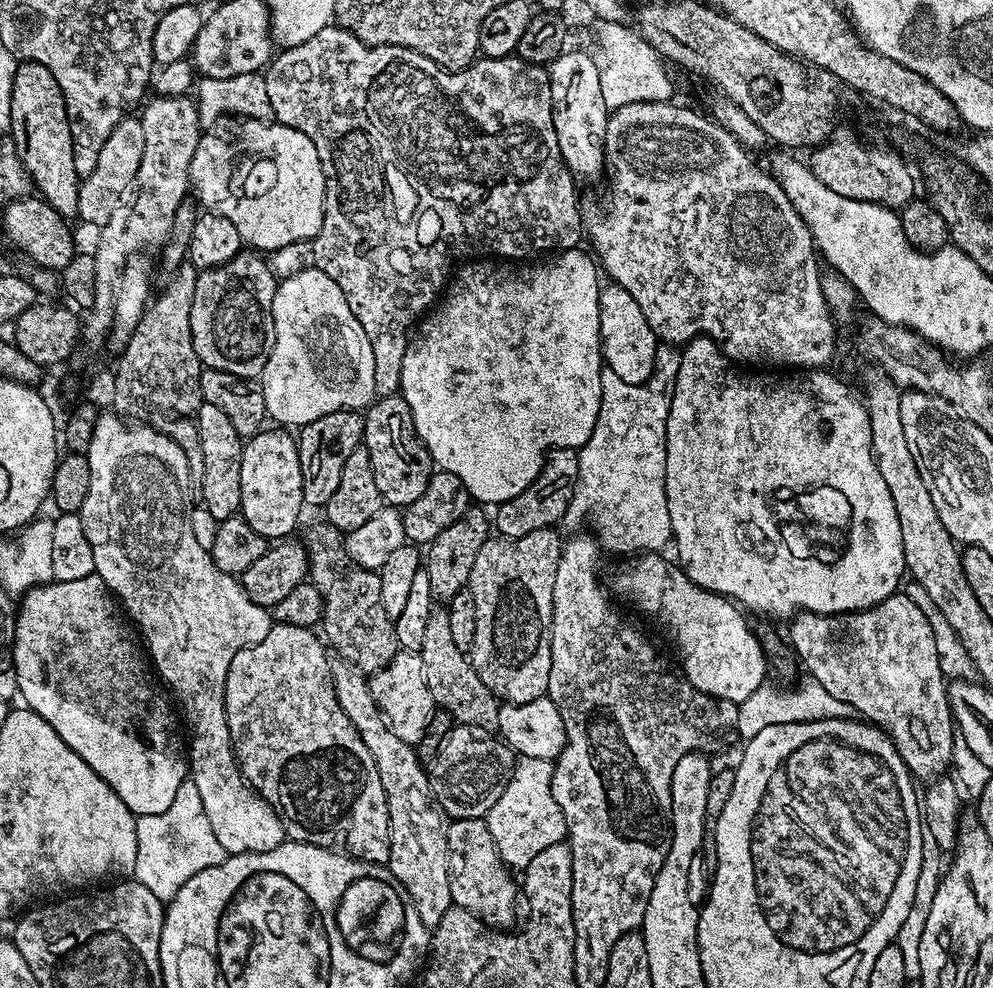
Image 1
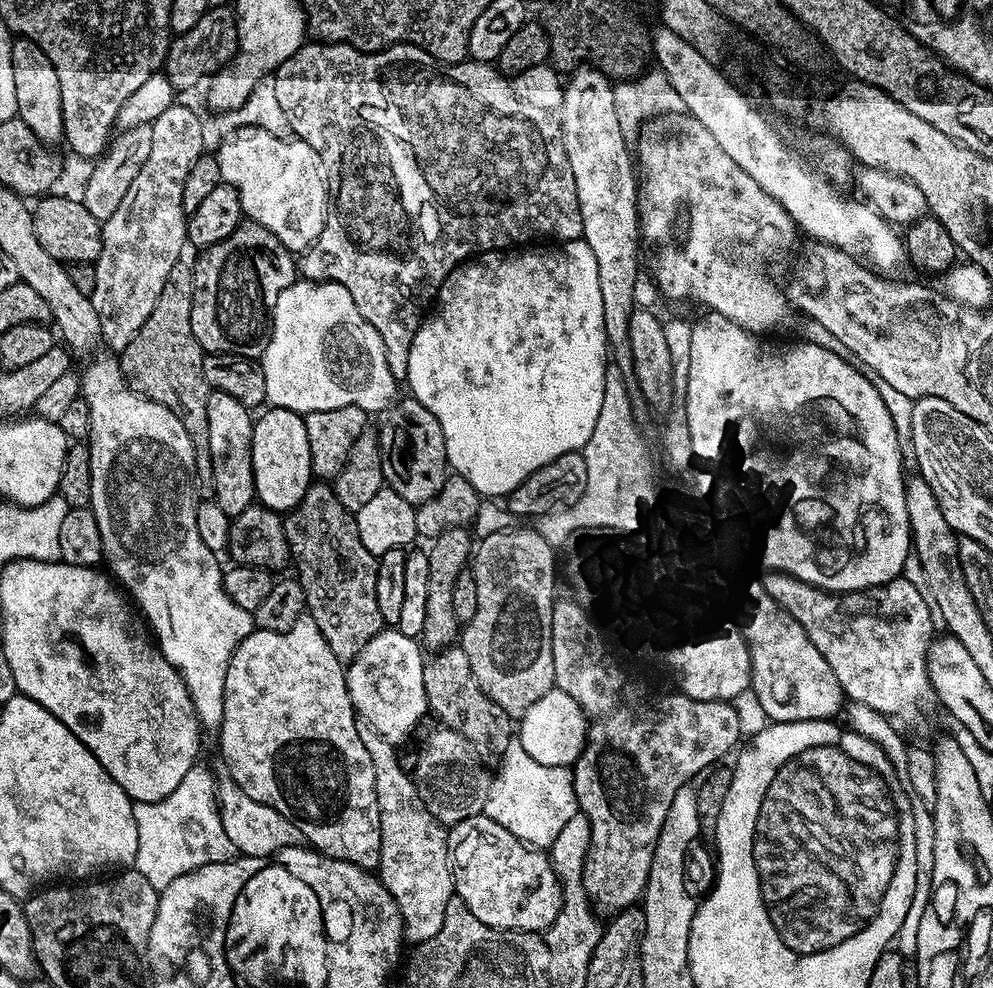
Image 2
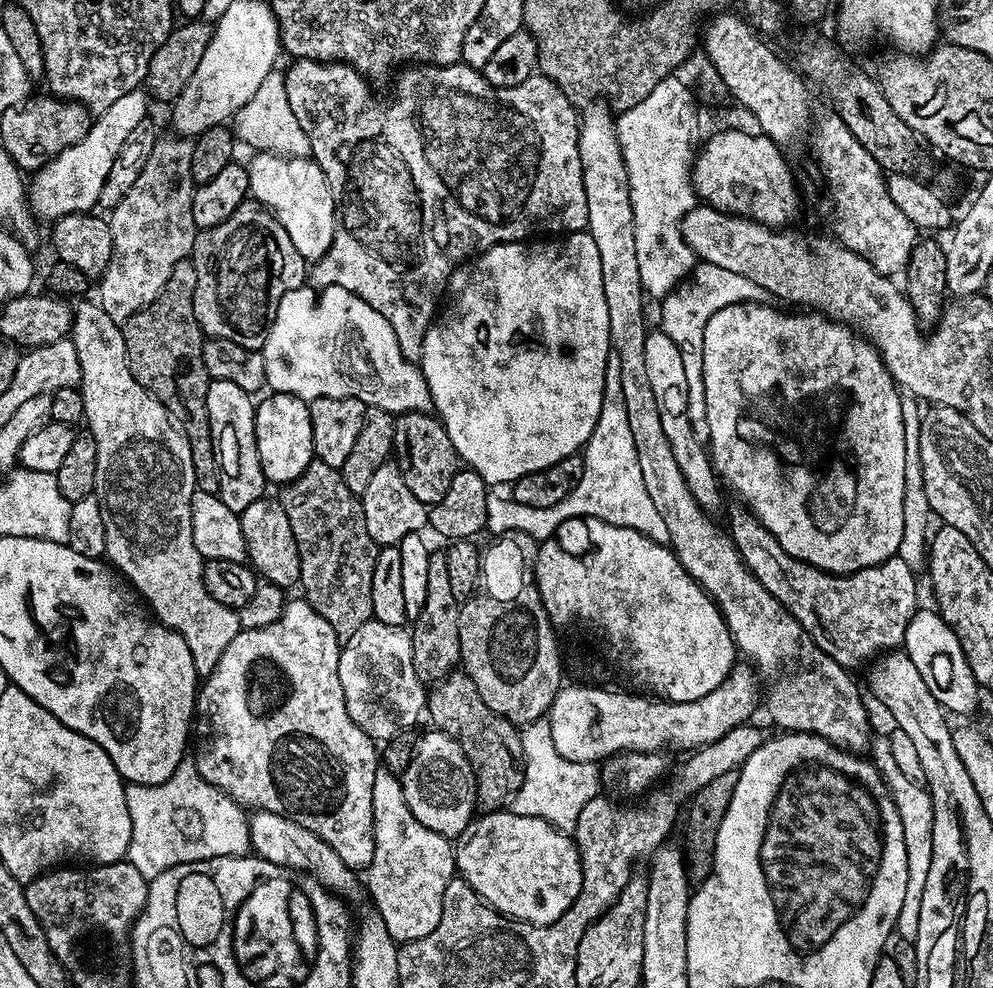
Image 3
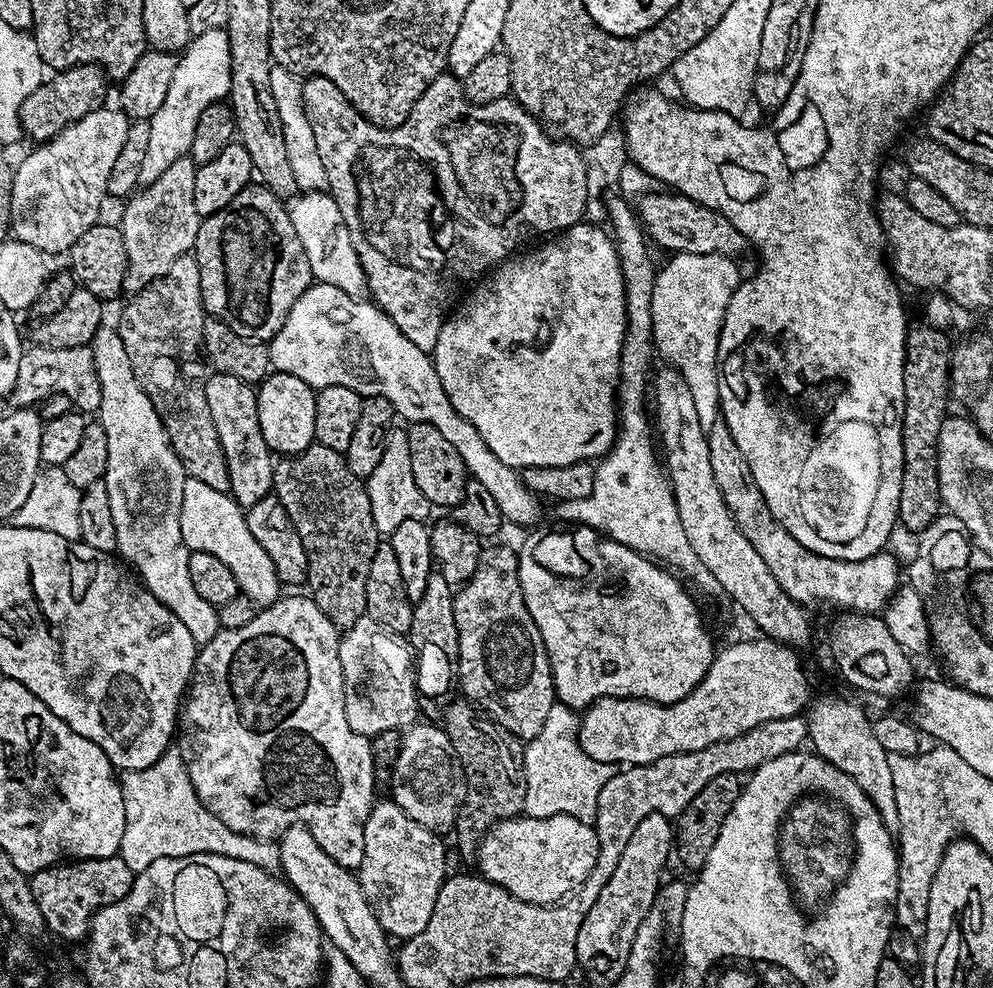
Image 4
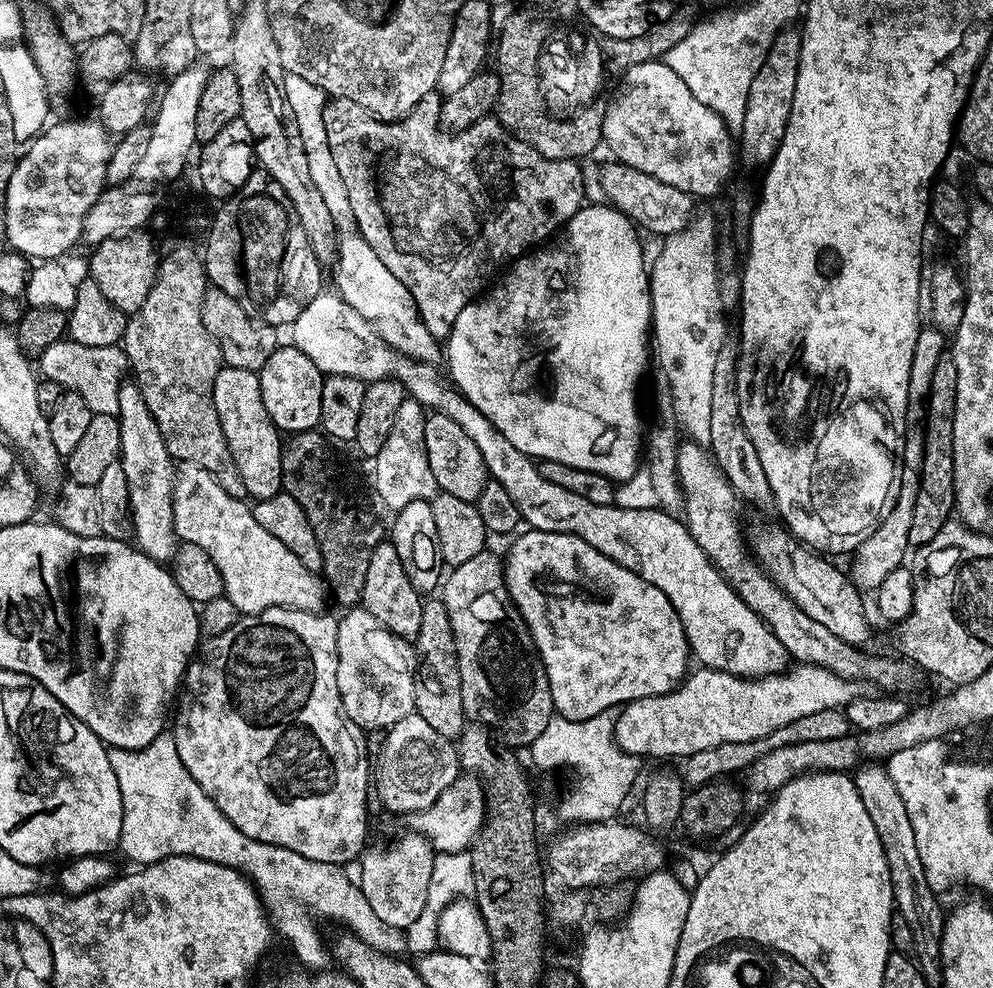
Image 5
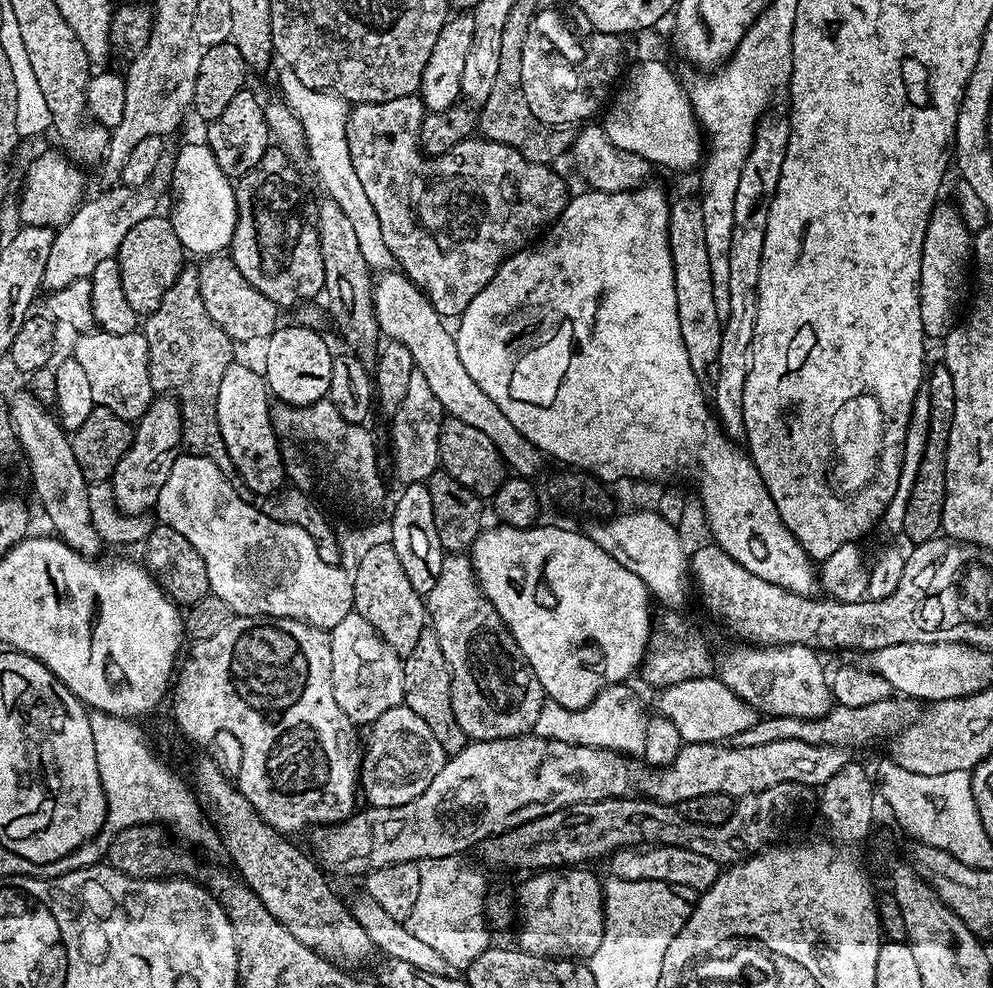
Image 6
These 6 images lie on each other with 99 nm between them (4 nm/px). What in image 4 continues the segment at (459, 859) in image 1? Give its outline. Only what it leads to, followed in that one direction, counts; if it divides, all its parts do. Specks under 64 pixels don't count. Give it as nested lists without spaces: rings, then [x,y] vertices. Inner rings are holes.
[[[521,814],[515,820],[502,820],[495,824],[484,835],[478,849],[479,871],[484,879],[491,884],[497,884],[519,900],[528,904],[549,905],[563,901],[565,897],[577,888],[588,884],[588,876],[594,870],[596,859],[600,853],[600,842],[596,837],[596,829],[591,823],[585,822],[579,816],[547,816],[534,818]]]

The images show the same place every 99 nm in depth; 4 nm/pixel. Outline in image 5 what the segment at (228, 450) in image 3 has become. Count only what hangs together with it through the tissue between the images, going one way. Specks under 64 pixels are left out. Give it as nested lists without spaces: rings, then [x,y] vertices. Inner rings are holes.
[[[221,367],[218,378],[214,378],[214,406],[218,410],[218,422],[222,422],[222,434],[226,434],[226,442],[230,446],[234,466],[238,466],[238,478],[242,478],[242,486],[246,486],[248,496],[253,501],[274,498],[274,494],[282,490],[282,436],[270,414],[266,414],[259,375],[250,370]]]

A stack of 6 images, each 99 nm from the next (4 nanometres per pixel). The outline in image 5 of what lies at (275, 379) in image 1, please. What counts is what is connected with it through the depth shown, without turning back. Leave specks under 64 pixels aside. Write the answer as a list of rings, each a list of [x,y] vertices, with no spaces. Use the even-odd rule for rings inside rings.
[[[324,290],[319,296],[314,297],[306,306],[306,310],[302,310],[302,314],[298,314],[296,321],[290,325],[290,332],[292,332],[291,343],[298,350],[302,350],[302,354],[306,354],[306,358],[310,358],[310,362],[314,362],[314,366],[318,366],[320,372],[329,376],[358,378],[365,382],[399,380],[405,393],[411,399],[424,405],[425,409],[435,410],[454,418],[454,422],[458,422],[458,426],[462,426],[462,430],[470,434],[474,446],[478,446],[482,454],[482,462],[486,462],[489,477],[497,480],[506,490],[506,494],[510,494],[514,506],[520,511],[521,521],[529,529],[537,532],[561,532],[582,538],[582,542],[594,546],[594,550],[598,550],[606,558],[618,562],[626,570],[658,586],[658,590],[662,590],[662,594],[670,598],[670,606],[674,606],[684,627],[684,633],[688,639],[688,651],[697,665],[745,678],[775,676],[777,672],[785,671],[789,667],[790,657],[786,646],[782,646],[782,642],[774,638],[770,629],[760,621],[760,616],[754,614],[754,610],[750,610],[750,606],[746,606],[746,602],[742,602],[740,595],[729,586],[723,574],[712,565],[712,559],[704,553],[702,546],[694,542],[688,525],[683,519],[671,517],[658,507],[618,508],[615,503],[589,502],[587,498],[573,494],[571,490],[566,490],[563,486],[554,486],[554,482],[546,482],[546,478],[542,478],[537,461],[533,457],[522,454],[518,446],[510,446],[510,442],[506,442],[504,435],[470,401],[465,400],[459,392],[450,387],[443,375],[440,377],[436,373],[435,365],[426,364],[423,360],[412,360],[391,348],[376,333],[375,326],[366,318],[361,318],[358,310],[354,310],[354,306],[347,304],[335,291]]]

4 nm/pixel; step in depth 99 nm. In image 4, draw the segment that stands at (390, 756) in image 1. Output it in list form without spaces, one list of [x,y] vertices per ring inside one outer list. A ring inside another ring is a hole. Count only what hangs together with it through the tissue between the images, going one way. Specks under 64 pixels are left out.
[[[391,798],[377,799],[364,827],[364,857],[358,879],[382,930],[403,942],[426,930],[438,890],[444,885],[444,844],[439,835],[410,818]]]

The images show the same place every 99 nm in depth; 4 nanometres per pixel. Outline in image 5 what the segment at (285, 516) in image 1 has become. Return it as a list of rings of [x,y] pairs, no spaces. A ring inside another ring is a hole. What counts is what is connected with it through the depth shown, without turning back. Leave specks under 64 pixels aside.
[[[277,346],[274,354],[266,358],[266,366],[259,370],[262,402],[266,406],[266,414],[270,414],[274,426],[281,433],[310,432],[320,423],[325,373],[320,372],[318,366],[314,366],[314,362],[302,354],[302,350],[287,347]]]

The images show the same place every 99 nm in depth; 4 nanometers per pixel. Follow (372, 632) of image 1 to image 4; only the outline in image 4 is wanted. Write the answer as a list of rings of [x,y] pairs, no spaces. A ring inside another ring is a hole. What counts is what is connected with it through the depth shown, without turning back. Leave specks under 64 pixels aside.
[[[313,443],[306,450],[295,454],[285,455],[283,458],[275,461],[272,469],[272,492],[278,498],[278,502],[286,510],[286,514],[290,518],[290,522],[294,526],[294,530],[298,534],[298,538],[302,538],[302,550],[306,550],[306,562],[308,563],[308,575],[306,584],[312,587],[310,591],[311,599],[316,601],[318,610],[322,610],[322,614],[326,614],[326,618],[330,618],[330,622],[338,630],[347,630],[354,626],[354,622],[358,622],[367,613],[366,606],[366,578],[370,574],[370,562],[374,562],[374,550],[382,543],[382,537],[379,530],[374,526],[374,514],[370,510],[370,498],[368,497],[368,485],[361,477],[354,474],[354,470],[350,470],[347,459],[341,453],[330,450],[330,446],[322,446]]]

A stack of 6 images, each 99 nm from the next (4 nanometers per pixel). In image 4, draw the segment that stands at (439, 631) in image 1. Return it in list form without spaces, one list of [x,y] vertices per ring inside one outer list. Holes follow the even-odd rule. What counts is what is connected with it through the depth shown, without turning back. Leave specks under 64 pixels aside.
[[[459,698],[444,712],[442,727],[456,751],[458,767],[466,789],[454,825],[454,837],[464,856],[475,857],[484,835],[502,820],[515,820],[524,812],[526,770],[524,749],[519,736],[508,732],[487,715],[478,714],[467,699]]]

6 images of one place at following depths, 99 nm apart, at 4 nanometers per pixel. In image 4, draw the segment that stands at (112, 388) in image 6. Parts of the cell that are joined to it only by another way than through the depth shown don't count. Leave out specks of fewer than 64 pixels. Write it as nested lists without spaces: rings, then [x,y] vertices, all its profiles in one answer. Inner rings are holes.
[[[29,347],[22,354],[18,366],[16,386],[10,393],[10,399],[16,406],[32,406],[37,403],[39,394],[61,392],[70,398],[73,405],[85,414],[95,413],[100,407],[100,383],[96,373],[96,364],[92,360],[91,347],[82,348],[41,348]]]

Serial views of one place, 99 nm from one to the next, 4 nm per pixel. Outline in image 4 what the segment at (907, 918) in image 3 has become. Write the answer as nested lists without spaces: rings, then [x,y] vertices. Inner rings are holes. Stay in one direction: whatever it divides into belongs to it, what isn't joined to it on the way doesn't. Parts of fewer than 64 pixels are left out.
[[[936,746],[933,752],[915,756],[893,755],[890,759],[890,774],[894,778],[894,798],[898,802],[898,855],[900,858],[900,889],[896,899],[896,916],[908,916],[907,927],[912,930],[923,925],[928,913],[930,886],[934,874],[942,862],[948,845],[968,833],[968,765],[958,758],[952,748]]]

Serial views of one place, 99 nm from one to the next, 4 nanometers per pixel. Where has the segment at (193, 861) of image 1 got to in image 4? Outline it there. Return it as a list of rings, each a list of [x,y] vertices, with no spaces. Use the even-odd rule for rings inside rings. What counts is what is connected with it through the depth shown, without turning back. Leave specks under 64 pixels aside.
[[[168,747],[158,762],[142,770],[124,772],[120,789],[126,806],[126,830],[122,834],[118,854],[133,874],[146,870],[146,866],[158,858],[197,856],[203,852],[238,858],[269,870],[279,865],[279,851],[271,843],[230,830],[206,810],[190,782],[179,747]]]

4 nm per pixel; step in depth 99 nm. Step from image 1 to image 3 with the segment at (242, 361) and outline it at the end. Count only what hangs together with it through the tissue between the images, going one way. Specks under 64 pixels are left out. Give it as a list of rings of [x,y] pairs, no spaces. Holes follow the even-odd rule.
[[[245,198],[238,210],[234,210],[234,214],[226,218],[226,222],[197,231],[190,259],[196,271],[192,305],[200,329],[205,337],[229,340],[243,348],[263,349],[268,332],[276,320],[278,302],[286,293],[305,287],[306,284],[306,262],[302,254],[294,250],[290,234],[286,234],[282,222],[278,222],[276,216],[273,216],[263,204],[251,198]]]

